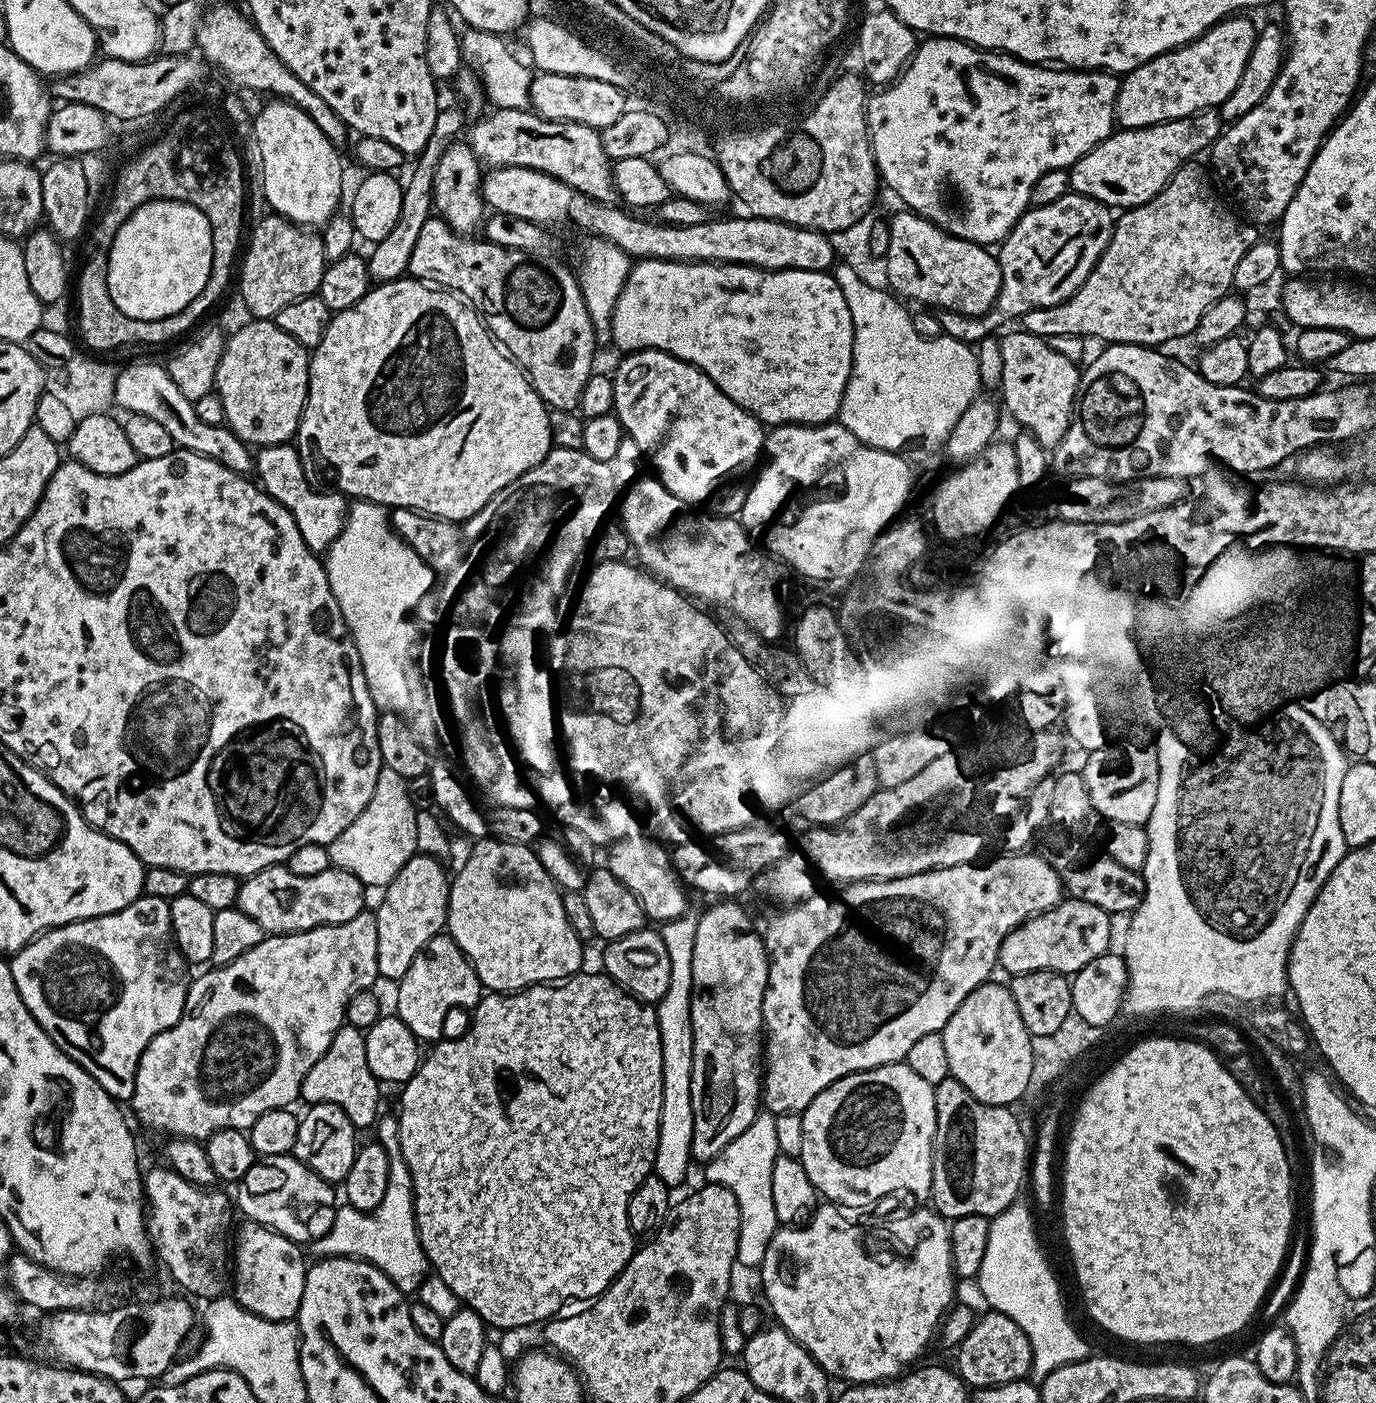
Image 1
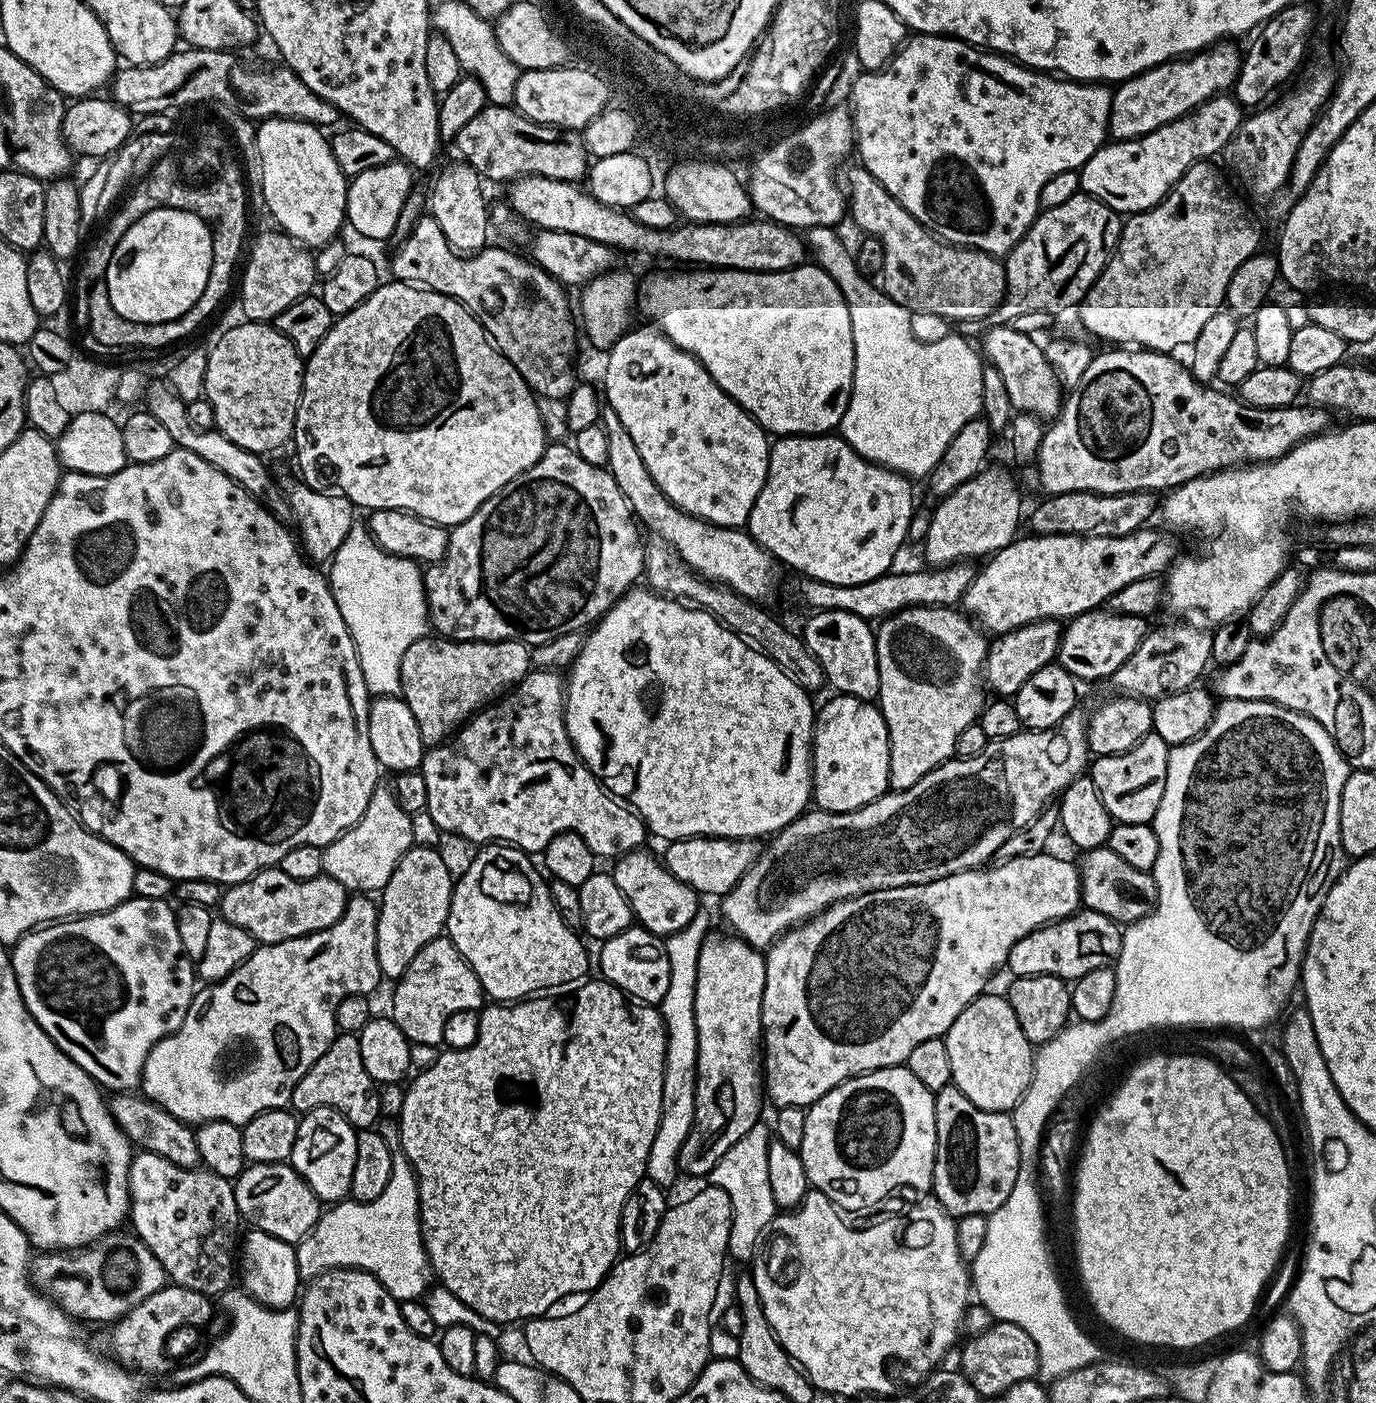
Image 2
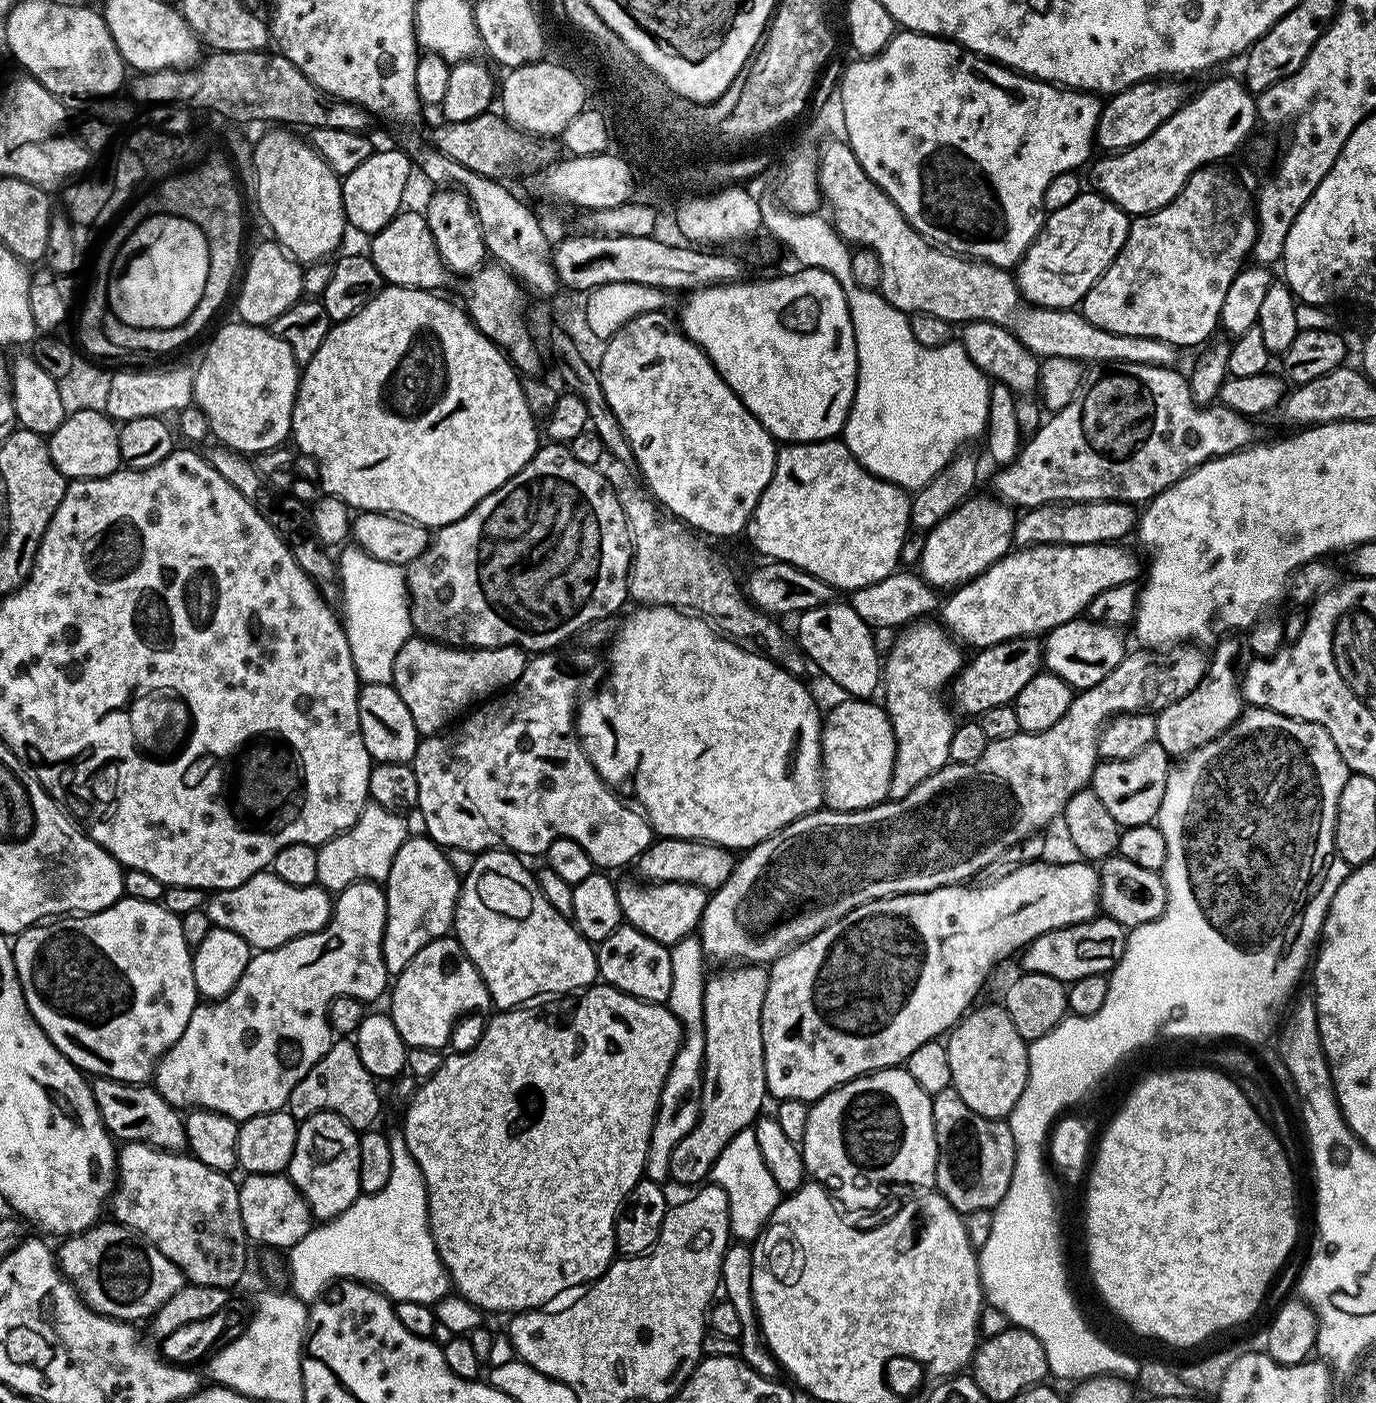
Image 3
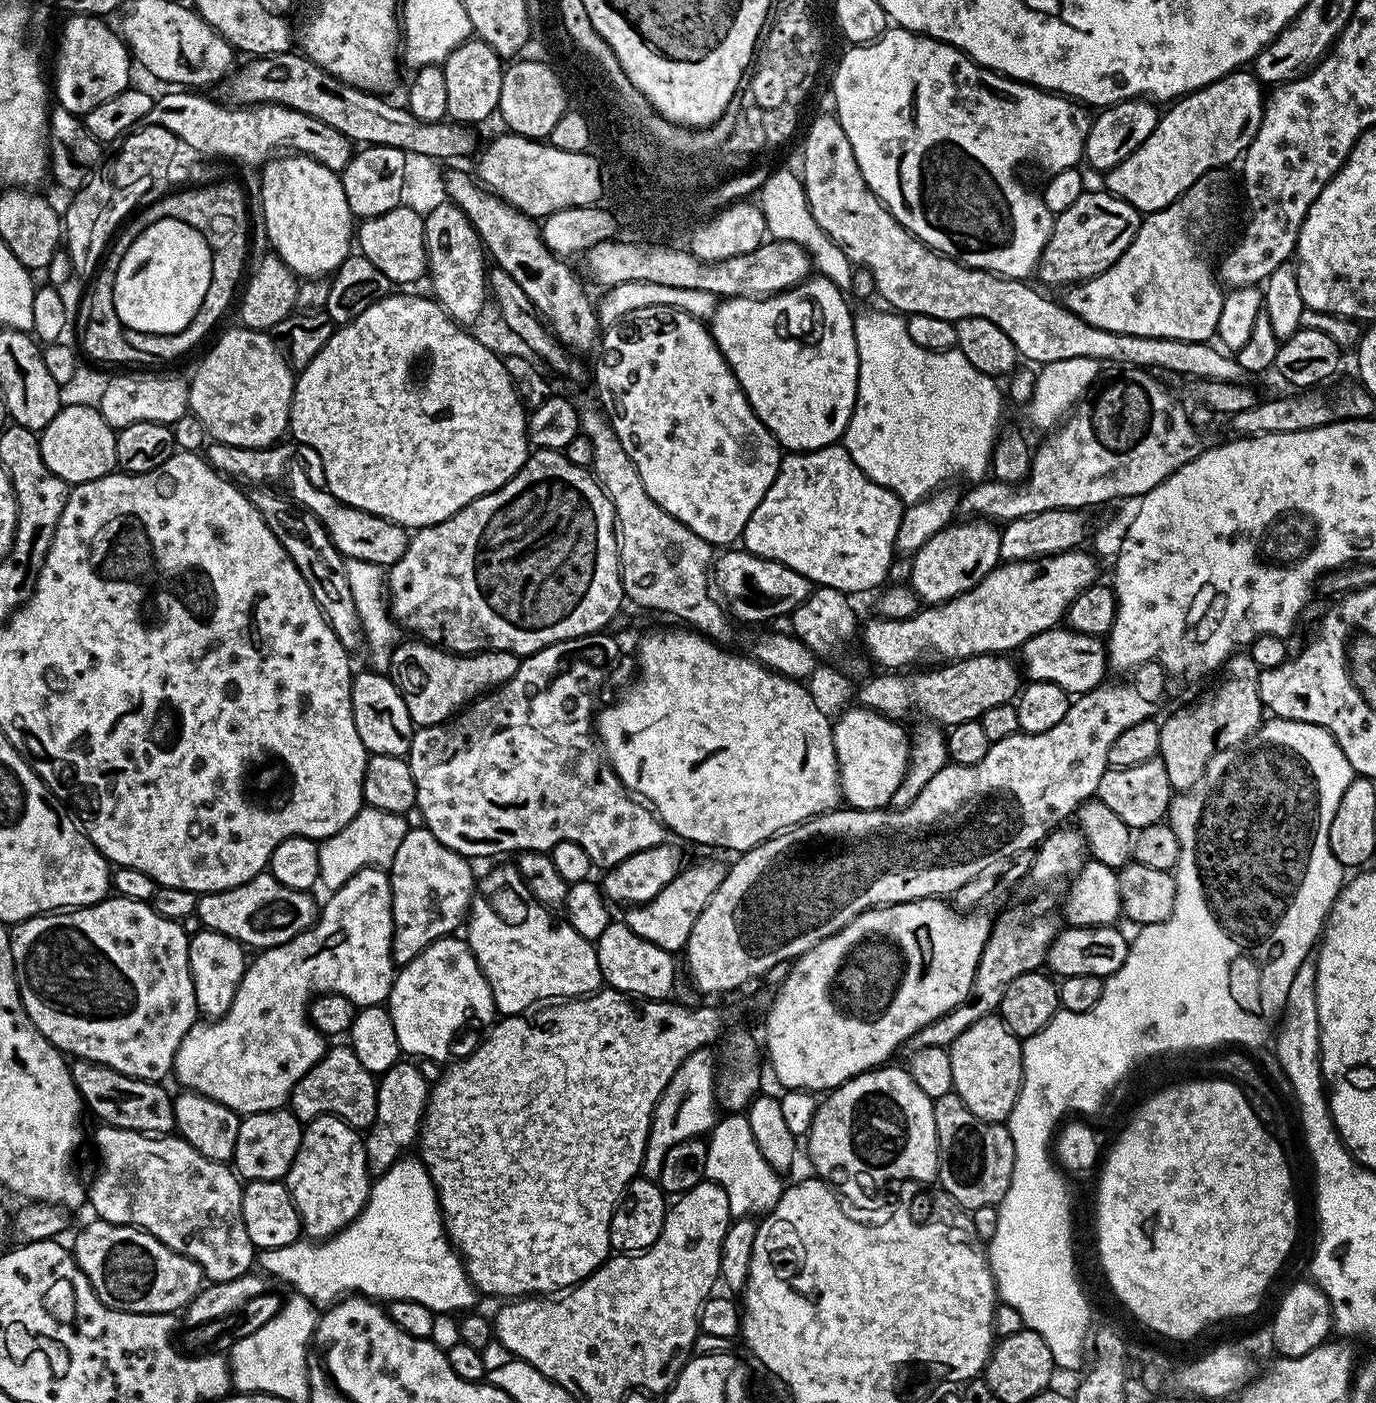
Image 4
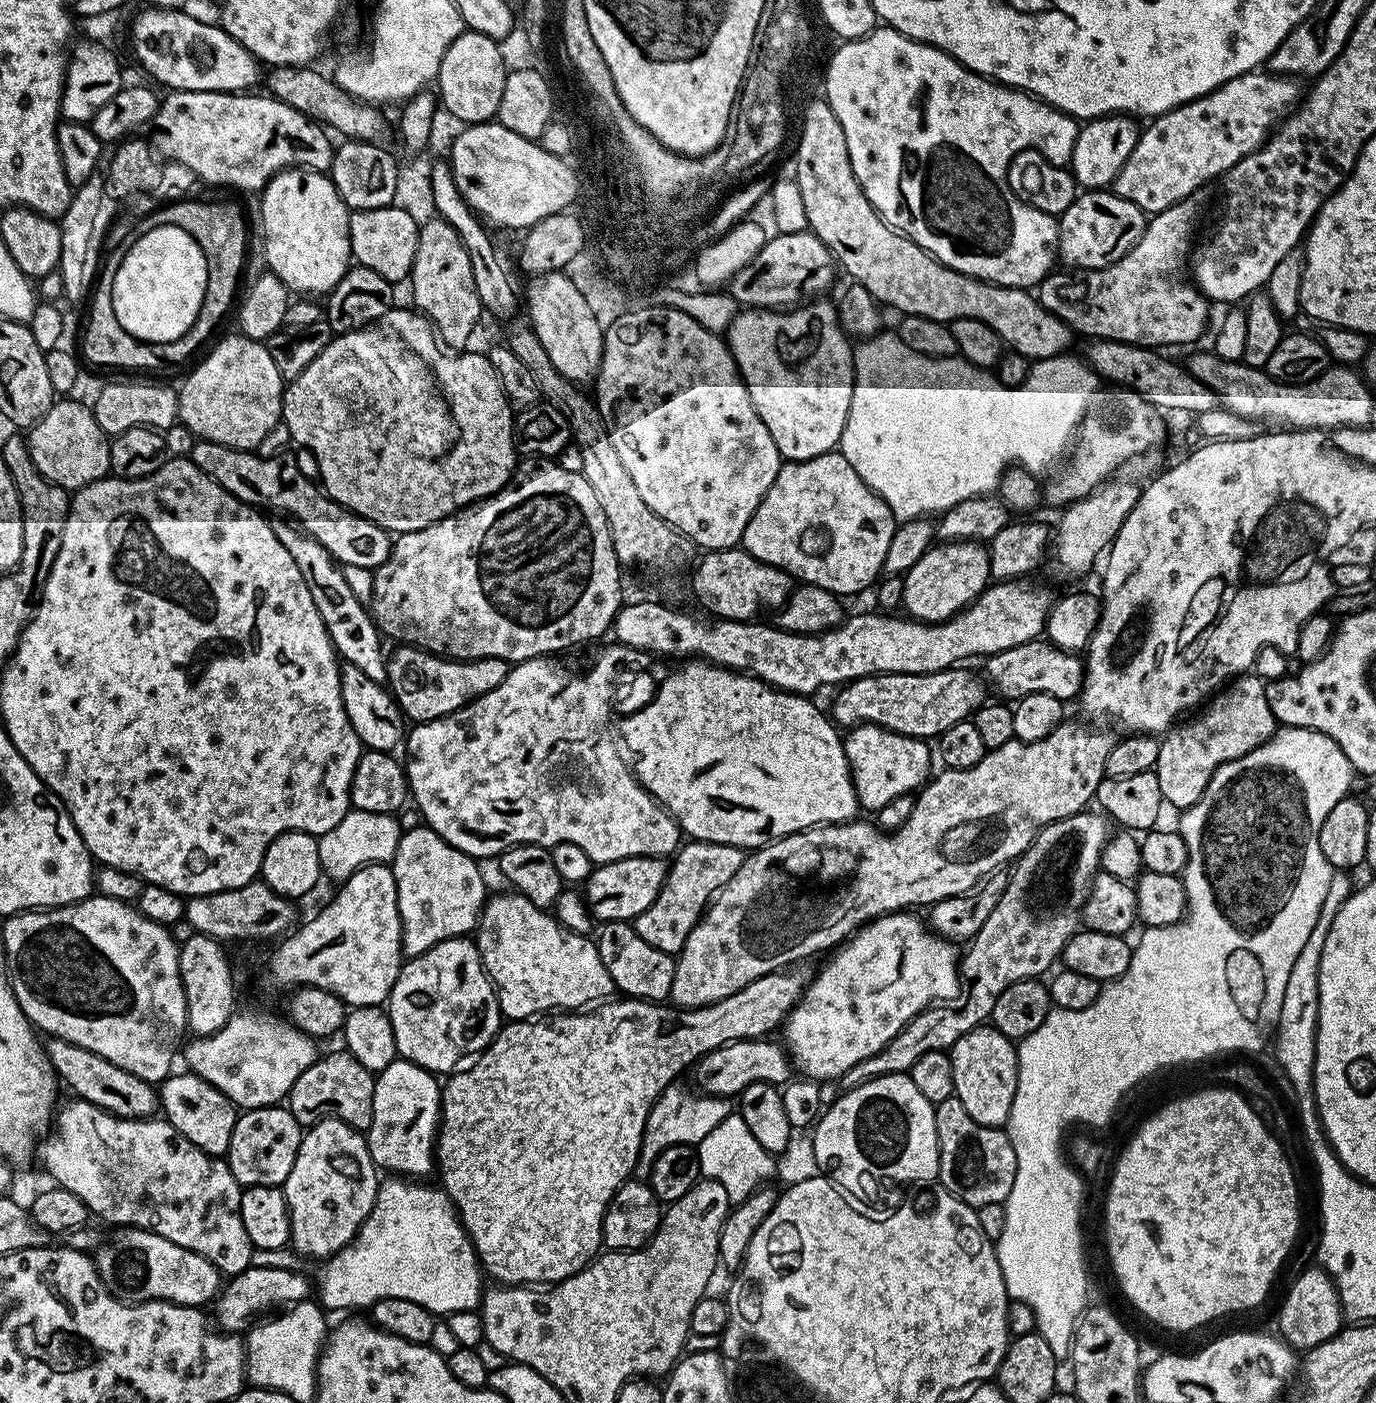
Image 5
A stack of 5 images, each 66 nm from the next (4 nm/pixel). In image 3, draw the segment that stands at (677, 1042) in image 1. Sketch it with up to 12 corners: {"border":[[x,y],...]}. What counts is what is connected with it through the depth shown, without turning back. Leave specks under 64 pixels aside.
{"border":[[695,935],[670,948],[667,1008],[682,1029],[652,1127],[647,1179],[700,1116],[704,972]]}

